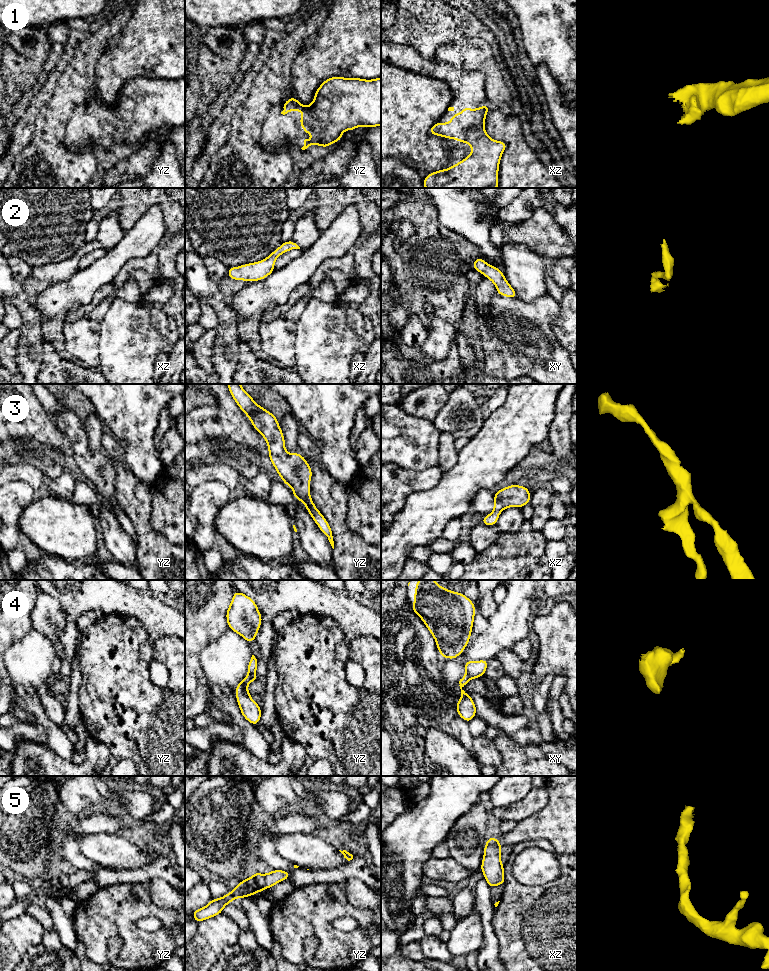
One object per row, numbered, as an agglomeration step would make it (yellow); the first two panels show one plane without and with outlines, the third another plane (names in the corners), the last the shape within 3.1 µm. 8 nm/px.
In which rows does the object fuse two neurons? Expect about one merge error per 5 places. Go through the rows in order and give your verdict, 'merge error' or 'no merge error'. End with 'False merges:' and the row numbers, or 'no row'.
1: no merge error
2: no merge error
3: no merge error
4: no merge error
5: no merge error
False merges: no row

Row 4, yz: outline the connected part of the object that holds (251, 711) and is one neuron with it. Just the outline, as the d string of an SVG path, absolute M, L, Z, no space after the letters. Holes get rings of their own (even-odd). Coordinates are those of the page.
M254 655L248 662L247 676L236 686L235 695L243 717L254 726L260 721L261 707L252 700L251 694L248 692L247 686L250 682L259 680L256 673L258 661Z

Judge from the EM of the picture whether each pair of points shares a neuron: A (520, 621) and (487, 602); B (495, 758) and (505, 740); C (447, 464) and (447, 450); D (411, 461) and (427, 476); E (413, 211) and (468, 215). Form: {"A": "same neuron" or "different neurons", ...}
{"A": "different neurons", "B": "different neurons", "C": "same neuron", "D": "different neurons", "E": "different neurons"}

